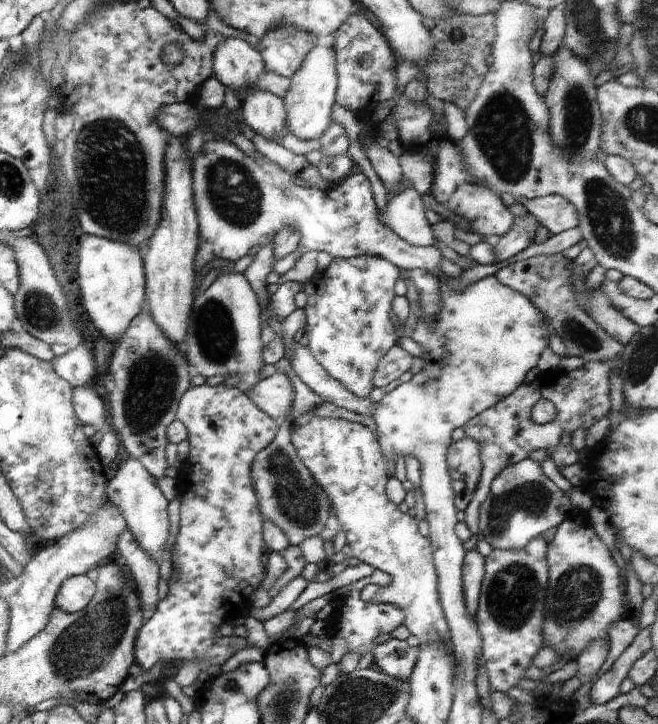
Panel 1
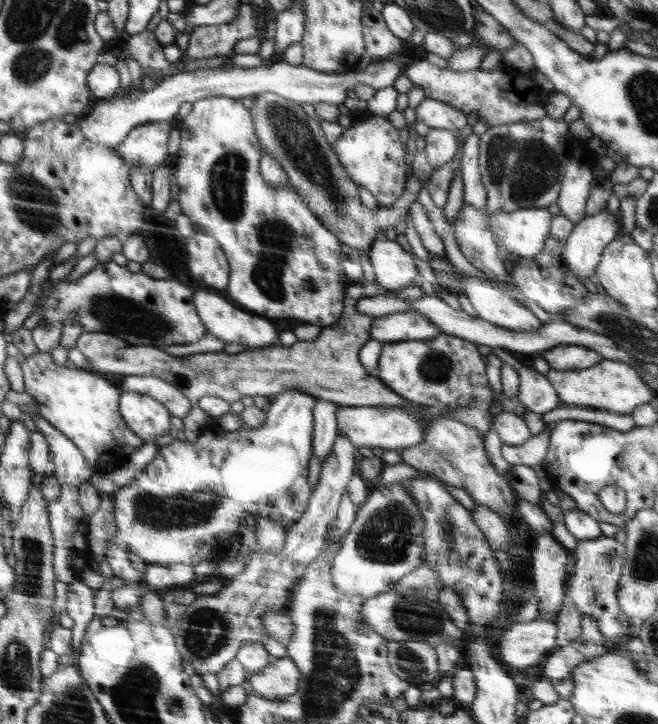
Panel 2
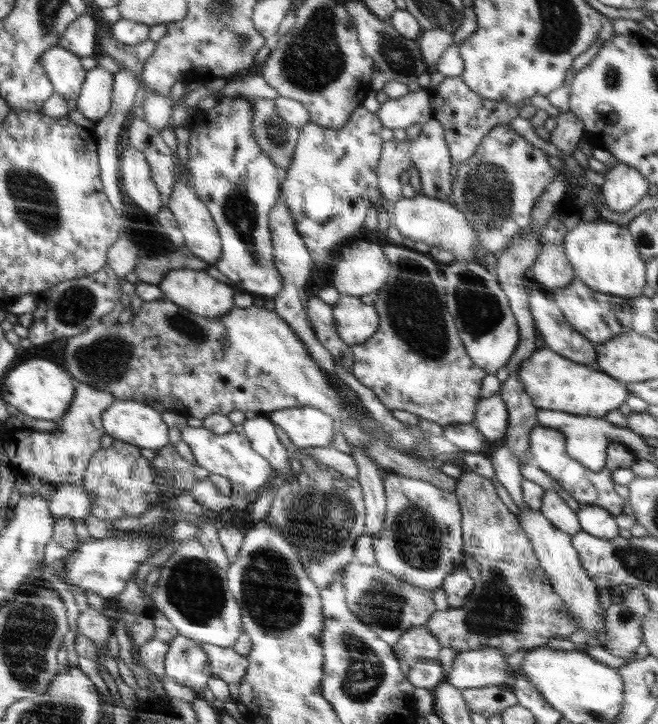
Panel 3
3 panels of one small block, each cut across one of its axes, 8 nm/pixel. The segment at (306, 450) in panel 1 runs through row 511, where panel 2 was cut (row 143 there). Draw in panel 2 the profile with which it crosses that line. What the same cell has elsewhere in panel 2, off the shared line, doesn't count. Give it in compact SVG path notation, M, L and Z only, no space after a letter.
M366 115L362 120L352 123L332 148L346 174L359 188L368 190L380 207L392 206L404 194L412 149L404 150L399 132L390 125L387 116Z

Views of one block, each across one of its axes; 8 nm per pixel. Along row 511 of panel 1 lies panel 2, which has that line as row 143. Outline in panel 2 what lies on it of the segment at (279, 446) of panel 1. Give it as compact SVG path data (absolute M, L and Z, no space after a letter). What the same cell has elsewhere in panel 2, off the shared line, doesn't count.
M264 92L253 97L254 106L249 112L263 155L269 155L280 164L286 171L288 184L320 219L320 224L338 237L342 244L370 252L372 244L382 236L385 229L396 227L407 218L410 206L417 200L424 184L411 171L408 172L404 194L400 195L392 206L378 206L374 212L360 202L359 186L340 165L335 151L322 133L318 120L310 118L302 105L274 92Z

